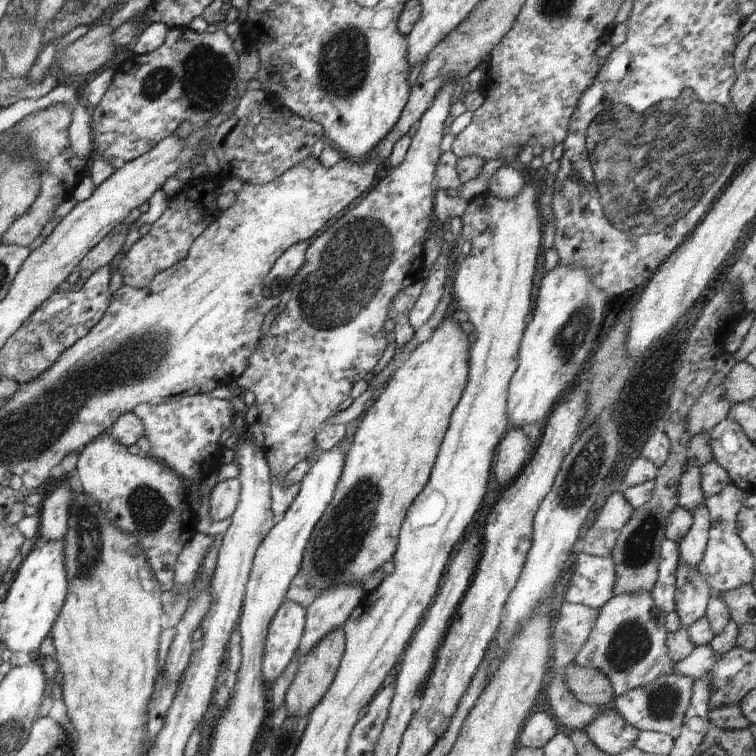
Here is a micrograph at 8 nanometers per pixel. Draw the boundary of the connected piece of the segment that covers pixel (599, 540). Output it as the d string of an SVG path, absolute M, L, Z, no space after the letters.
M622 493L612 494L602 504L595 523L587 530L577 550L597 557L611 554L620 531L634 514L634 508L628 504L628 500L622 496Z

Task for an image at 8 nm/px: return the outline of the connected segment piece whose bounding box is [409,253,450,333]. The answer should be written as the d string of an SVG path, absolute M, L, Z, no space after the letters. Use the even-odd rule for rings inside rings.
M442 253L431 267L430 275L423 281L420 298L412 307L409 314L410 326L420 333L434 310L438 308L442 296L444 296L444 282L446 282L446 271L450 263L450 253Z

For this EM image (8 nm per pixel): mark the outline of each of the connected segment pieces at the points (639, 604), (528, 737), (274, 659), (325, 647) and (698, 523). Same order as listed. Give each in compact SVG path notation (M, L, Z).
M650 592L612 597L599 609L596 624L578 651L575 663L586 668L596 668L606 674L615 696L646 686L660 676L675 674L675 662L670 660L666 648L669 632L664 622L666 613L654 606Z
M536 712L528 716L523 724L518 736L519 746L542 749L560 730L558 722L546 712Z
M285 599L270 623L263 654L262 672L273 683L299 650L305 627L305 609Z
M341 627L336 628L330 634L326 634L308 654L303 656L302 664L299 666L285 696L287 714L294 716L294 718L300 718L300 716L306 716L312 712L314 706L324 698L326 690L330 688L330 684L338 672L344 651L345 632Z
M704 502L690 512L692 513L692 526L686 532L684 540L678 544L678 550L680 550L681 562L686 562L686 564L697 568L704 558L704 550L708 544L711 518Z

